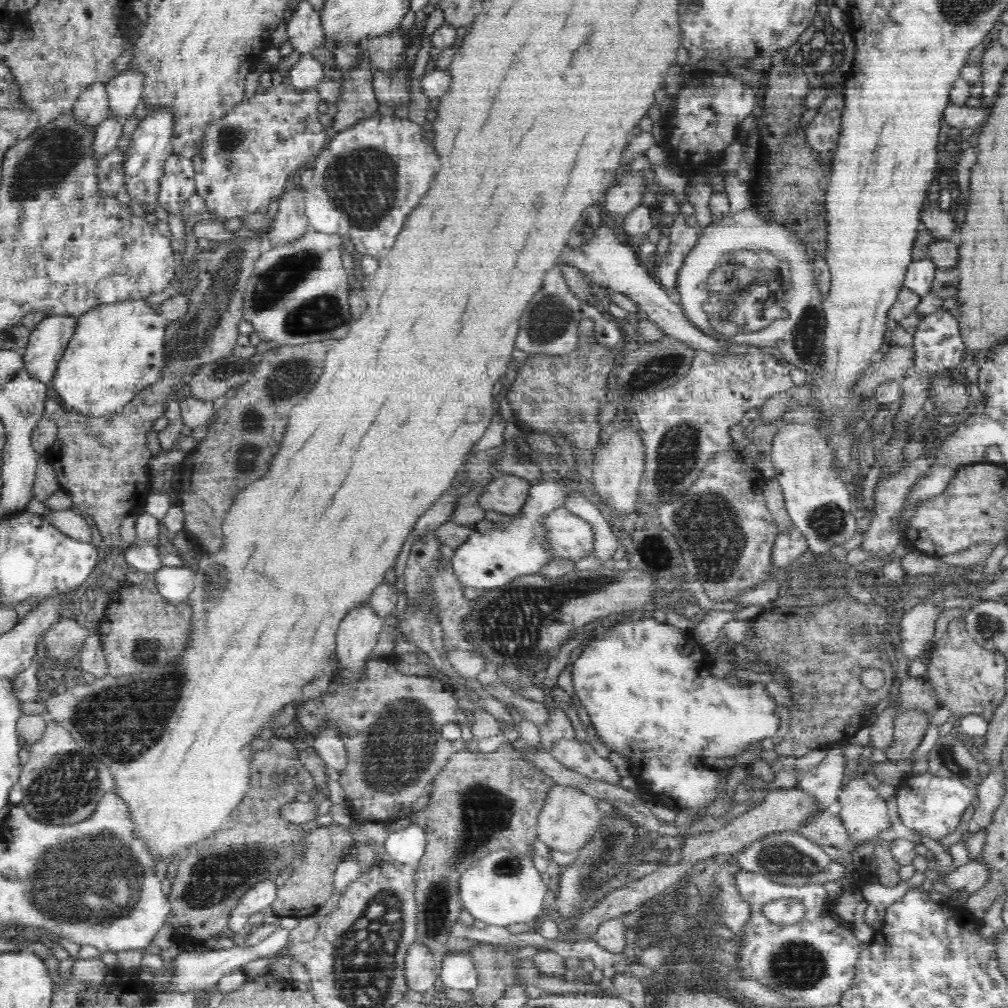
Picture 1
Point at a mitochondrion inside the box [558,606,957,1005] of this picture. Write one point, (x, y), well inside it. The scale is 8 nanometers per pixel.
(795, 965)

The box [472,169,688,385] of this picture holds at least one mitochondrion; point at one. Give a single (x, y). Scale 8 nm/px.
(548, 321)

